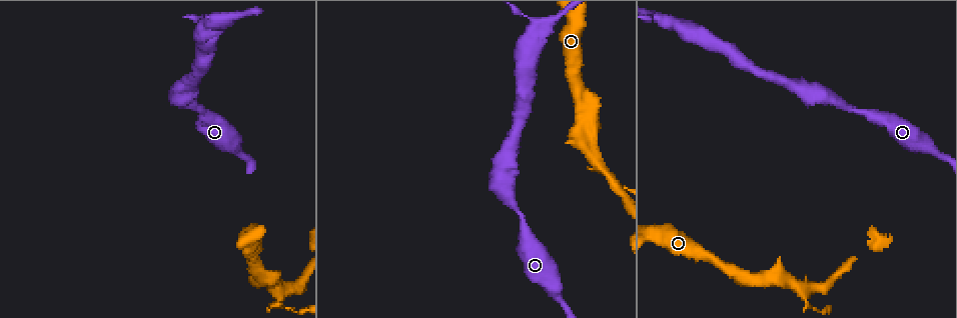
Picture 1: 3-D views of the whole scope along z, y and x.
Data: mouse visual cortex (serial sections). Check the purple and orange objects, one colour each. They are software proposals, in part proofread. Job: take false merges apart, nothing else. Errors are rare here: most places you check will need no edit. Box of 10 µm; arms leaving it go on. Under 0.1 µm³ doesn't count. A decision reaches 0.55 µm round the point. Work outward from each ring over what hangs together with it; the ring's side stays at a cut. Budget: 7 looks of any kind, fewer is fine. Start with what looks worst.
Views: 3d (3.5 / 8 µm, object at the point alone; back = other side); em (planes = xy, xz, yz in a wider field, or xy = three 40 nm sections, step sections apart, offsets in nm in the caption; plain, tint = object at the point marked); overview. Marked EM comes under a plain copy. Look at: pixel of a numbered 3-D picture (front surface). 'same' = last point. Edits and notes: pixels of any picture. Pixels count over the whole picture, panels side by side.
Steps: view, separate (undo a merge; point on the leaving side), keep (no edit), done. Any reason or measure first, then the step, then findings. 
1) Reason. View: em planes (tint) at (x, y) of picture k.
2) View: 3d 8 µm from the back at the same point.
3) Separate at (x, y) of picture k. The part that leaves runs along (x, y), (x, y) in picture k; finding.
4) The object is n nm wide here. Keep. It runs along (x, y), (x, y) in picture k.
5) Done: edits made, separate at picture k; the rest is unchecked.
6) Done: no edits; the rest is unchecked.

Branch point. View: 3d 8 µm at (279, 289) of picture 1.

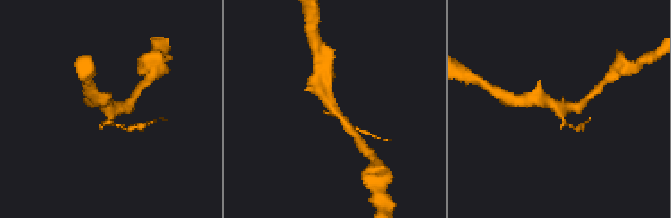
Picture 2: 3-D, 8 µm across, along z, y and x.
Shape alone is not enough. View: em planes (tint) at the same point.

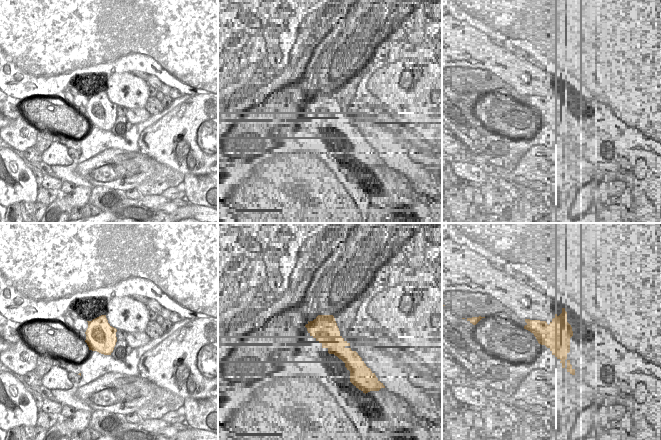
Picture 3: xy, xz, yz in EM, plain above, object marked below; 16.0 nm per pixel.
Keep. All the same cell.

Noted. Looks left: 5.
Calibre changes. View: 3d 3.5 µm at (873, 113) of picture 1.

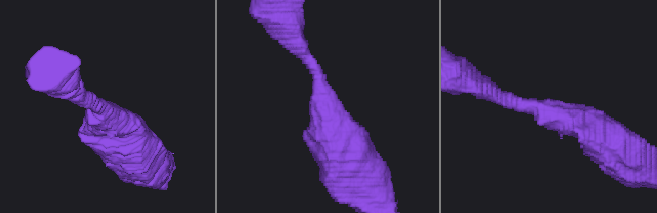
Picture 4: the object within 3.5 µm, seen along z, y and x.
The arms are 200, 700 nm wide; shape alone is not enough. View: em planes (tint) at (556, 111) of picture 4.

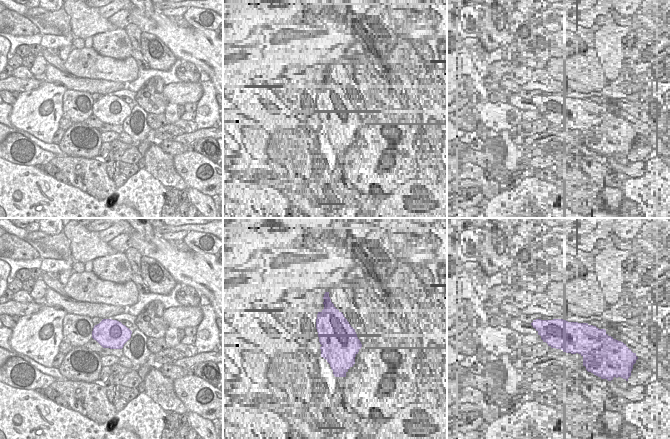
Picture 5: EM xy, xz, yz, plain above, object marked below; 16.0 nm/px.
Keep. All the same cell.

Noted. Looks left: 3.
Calibre changes. View: 3d 3.5 µm at (228, 21) of picture 1.

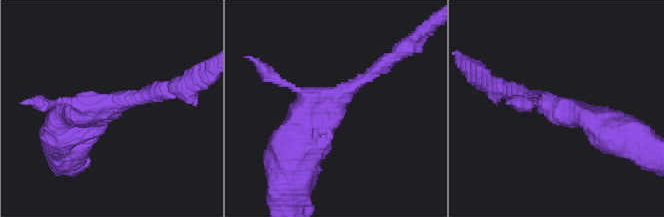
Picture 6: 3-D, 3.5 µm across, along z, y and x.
Need the tissue. View: em xy step 2 (tint) at (109, 109) of picture 6.

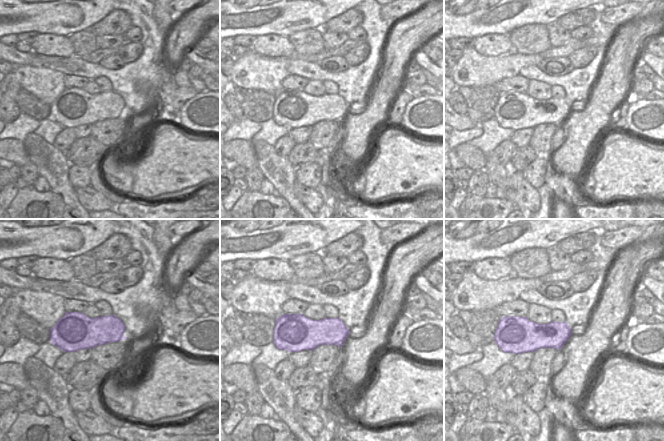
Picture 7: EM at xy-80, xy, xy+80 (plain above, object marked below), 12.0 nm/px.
Keep. It runs along (296, 149), (305, 118), (385, 62) in picture 6; all the same cell.

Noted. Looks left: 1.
Done: no edits; the rest is unchecked.

